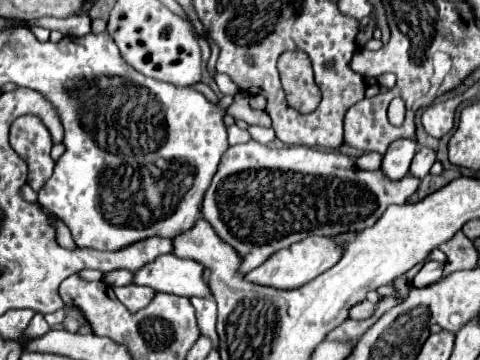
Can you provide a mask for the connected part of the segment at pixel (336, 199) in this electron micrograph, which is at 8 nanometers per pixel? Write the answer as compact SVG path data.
M256 141L228 147L216 177L202 201L202 217L214 227L216 235L228 245L236 247L236 253L244 257L240 273L248 273L262 265L272 253L290 247L292 243L308 235L338 235L344 231L364 231L372 227L390 205L402 205L418 189L420 181L406 175L400 181L390 181L382 171L360 171L354 167L354 159L336 151L318 151L312 147L266 147Z

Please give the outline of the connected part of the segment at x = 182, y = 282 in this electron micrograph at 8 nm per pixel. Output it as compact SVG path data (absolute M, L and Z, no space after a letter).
M176 255L156 257L156 261L136 269L132 273L134 285L146 285L164 293L180 297L210 297L210 289L202 279L202 265L190 259L178 259Z

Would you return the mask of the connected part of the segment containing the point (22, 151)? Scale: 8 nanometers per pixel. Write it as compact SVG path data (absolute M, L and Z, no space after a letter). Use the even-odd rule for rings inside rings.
M24 115L24 117L18 117L12 127L10 127L10 145L12 149L26 161L28 165L28 185L34 189L34 191L40 191L42 185L50 179L52 175L52 169L54 169L54 159L50 155L52 151L52 135L48 133L48 129L42 125L40 117L36 115Z

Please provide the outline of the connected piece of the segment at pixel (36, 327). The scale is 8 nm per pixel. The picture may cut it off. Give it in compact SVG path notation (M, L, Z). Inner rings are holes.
M36 313L36 315L32 317L28 329L26 329L26 335L30 335L30 337L32 337L32 335L38 337L38 335L44 335L48 329L50 329L50 327L48 327L48 323L44 321L44 317L42 317L40 313Z

